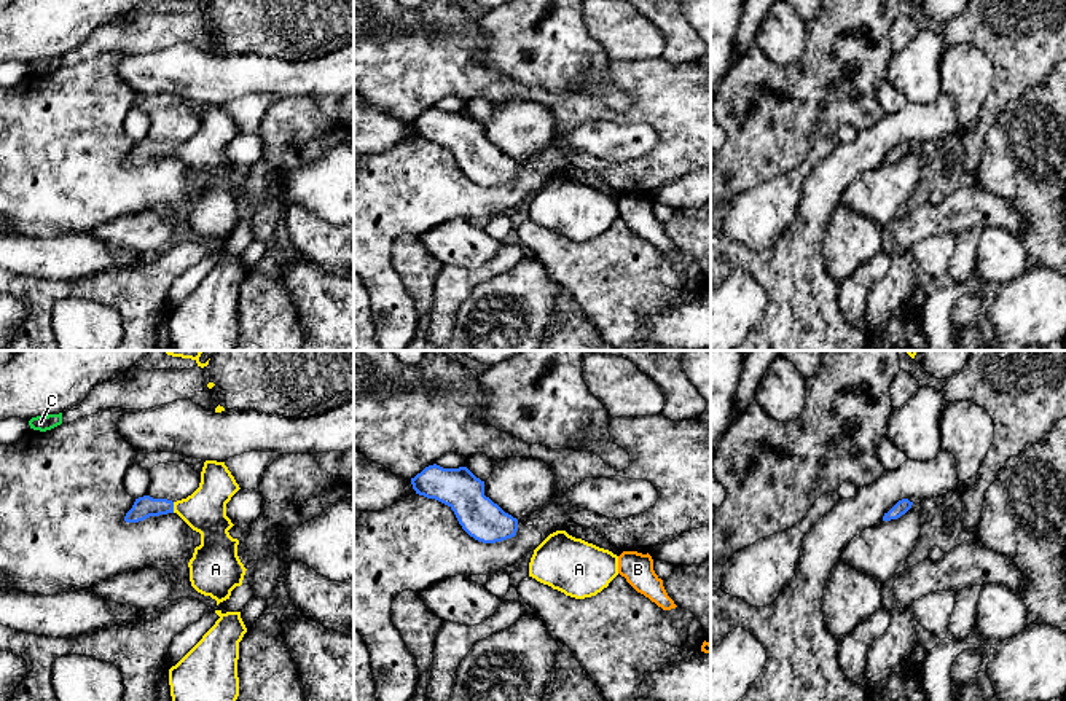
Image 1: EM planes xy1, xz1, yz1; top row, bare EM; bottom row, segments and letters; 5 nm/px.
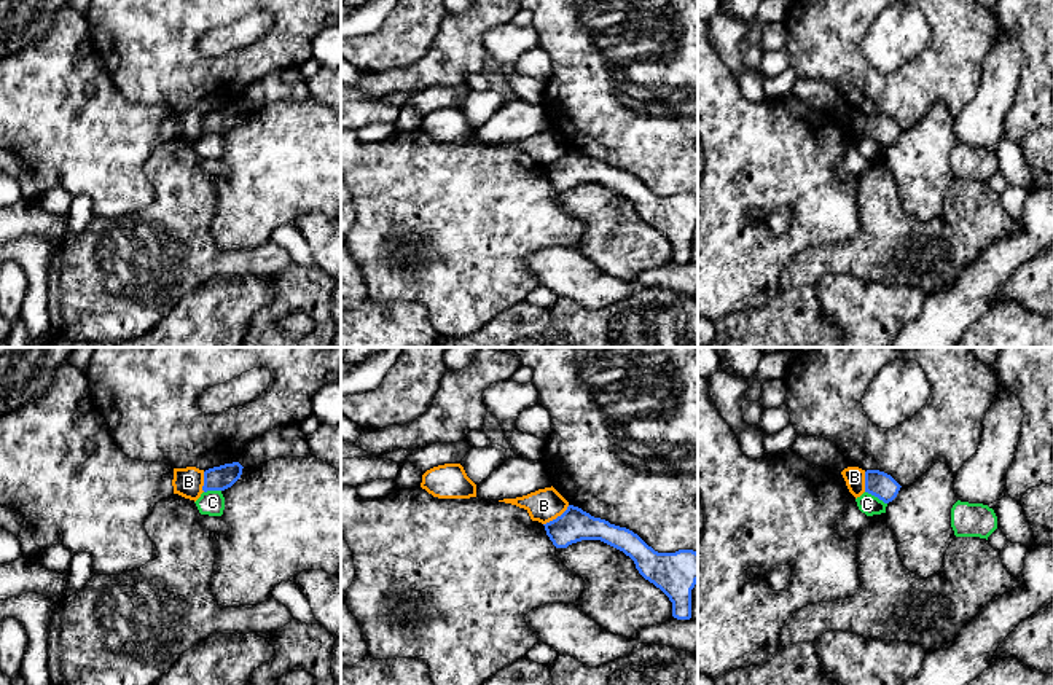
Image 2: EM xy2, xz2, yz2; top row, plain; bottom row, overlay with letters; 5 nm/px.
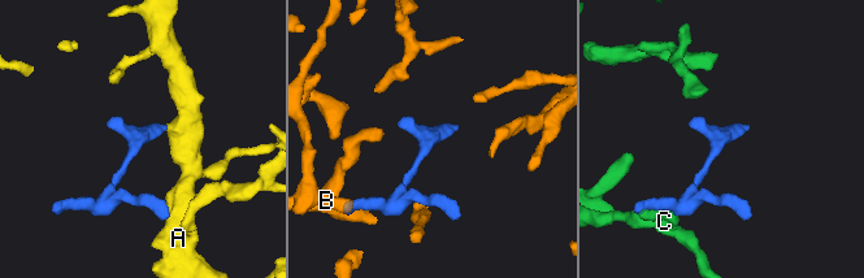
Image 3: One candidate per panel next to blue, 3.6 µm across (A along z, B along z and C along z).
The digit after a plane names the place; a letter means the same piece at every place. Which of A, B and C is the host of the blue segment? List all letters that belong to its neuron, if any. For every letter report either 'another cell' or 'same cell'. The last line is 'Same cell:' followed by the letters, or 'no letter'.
A: same cell
B: another cell
C: another cell
Same cell: A

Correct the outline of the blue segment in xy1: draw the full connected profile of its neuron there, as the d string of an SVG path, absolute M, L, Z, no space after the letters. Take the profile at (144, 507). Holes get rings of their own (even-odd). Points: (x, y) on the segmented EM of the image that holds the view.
M206 460L199 488L191 495L177 502L139 497L124 521L139 523L150 516L177 513L199 532L201 545L188 562L190 582L198 593L210 596L218 605L242 585L247 570L237 556L239 540L228 532L234 524L226 516L226 503L239 489L225 462Z

